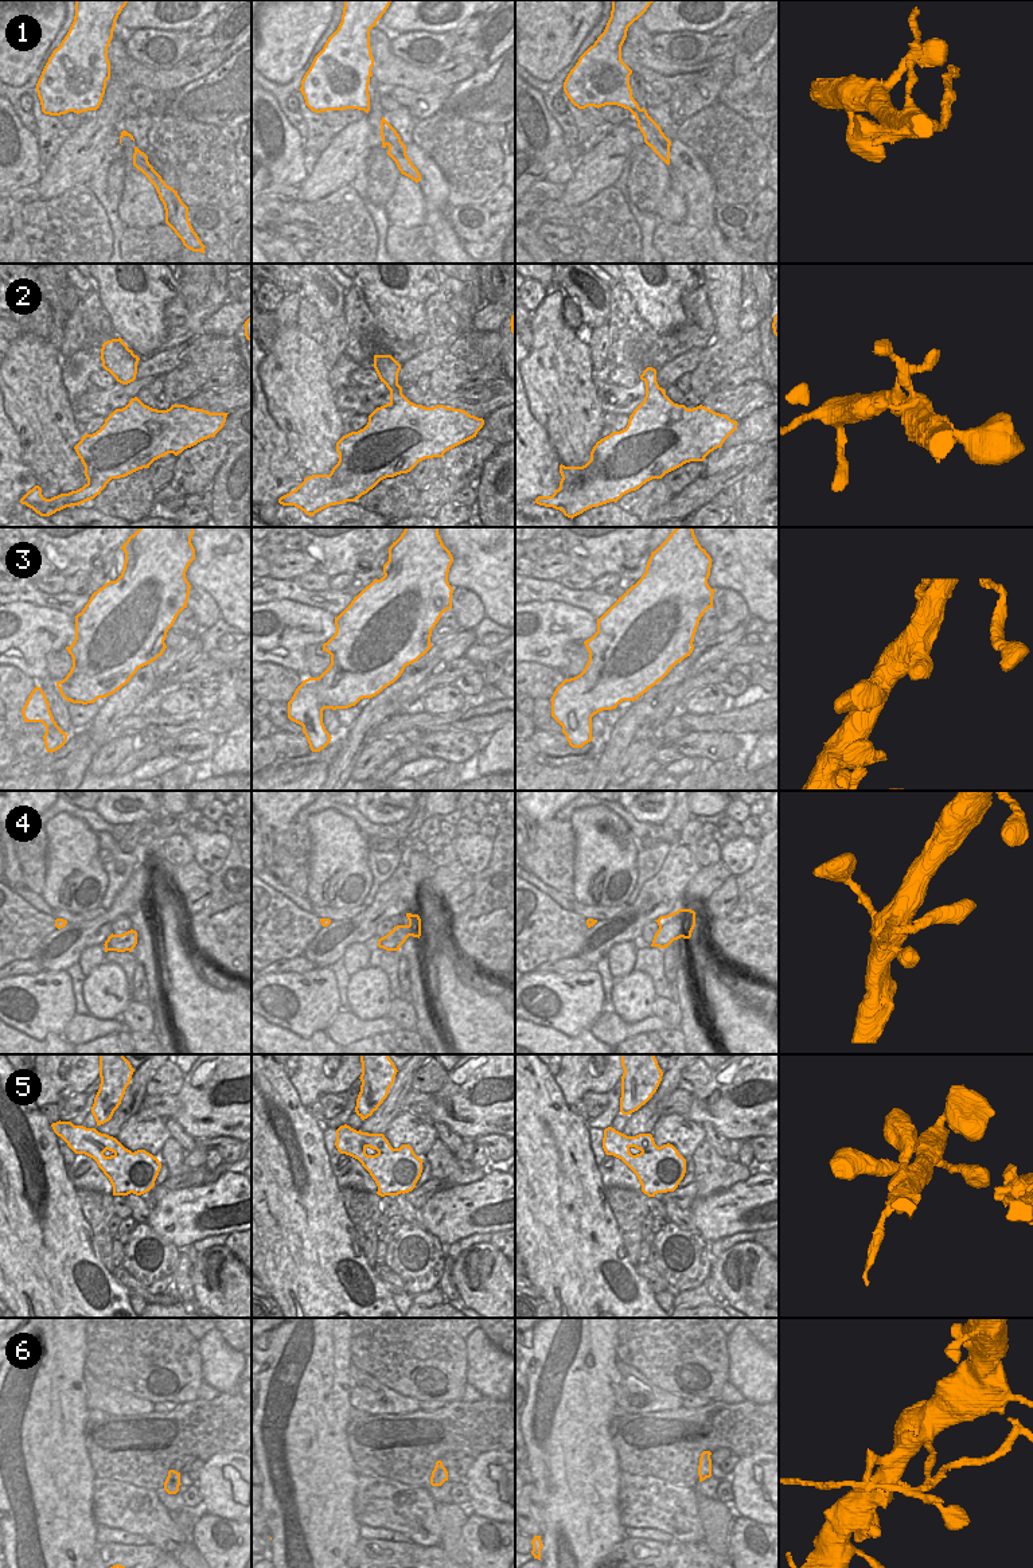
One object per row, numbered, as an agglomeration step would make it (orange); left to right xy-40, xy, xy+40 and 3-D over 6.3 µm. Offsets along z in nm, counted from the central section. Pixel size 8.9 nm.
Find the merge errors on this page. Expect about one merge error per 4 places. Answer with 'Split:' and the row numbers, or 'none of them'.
Split: 6

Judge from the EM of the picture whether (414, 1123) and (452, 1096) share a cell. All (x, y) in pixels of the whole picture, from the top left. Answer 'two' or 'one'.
two

